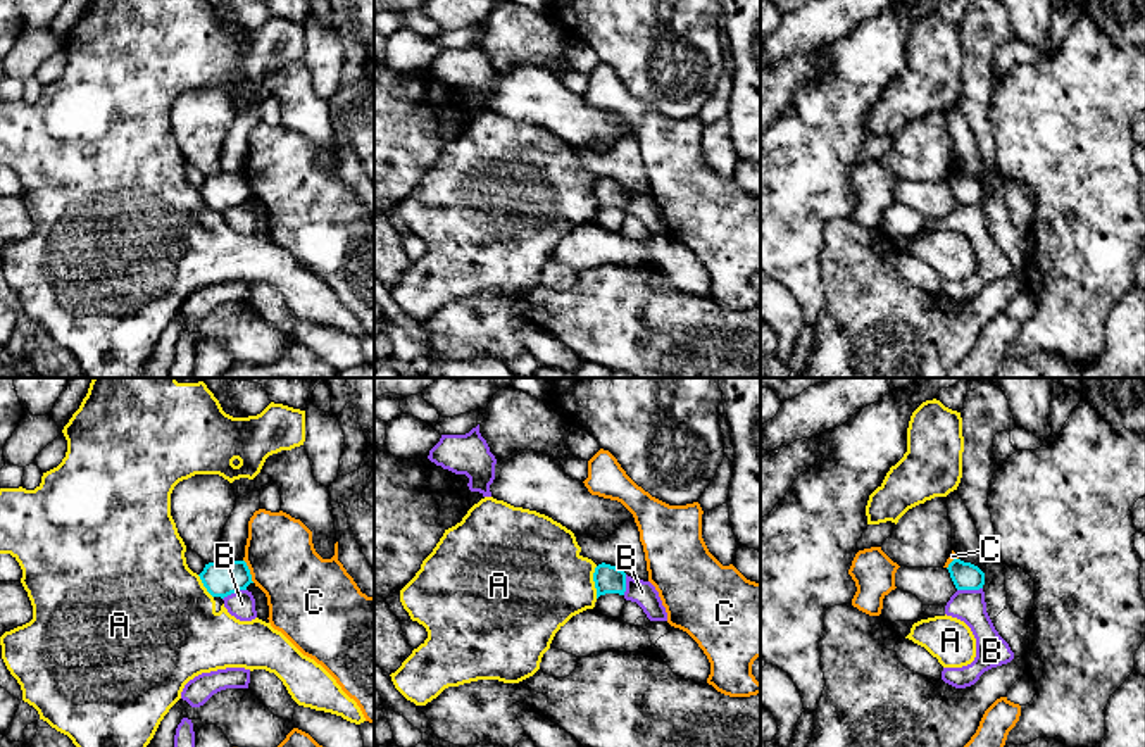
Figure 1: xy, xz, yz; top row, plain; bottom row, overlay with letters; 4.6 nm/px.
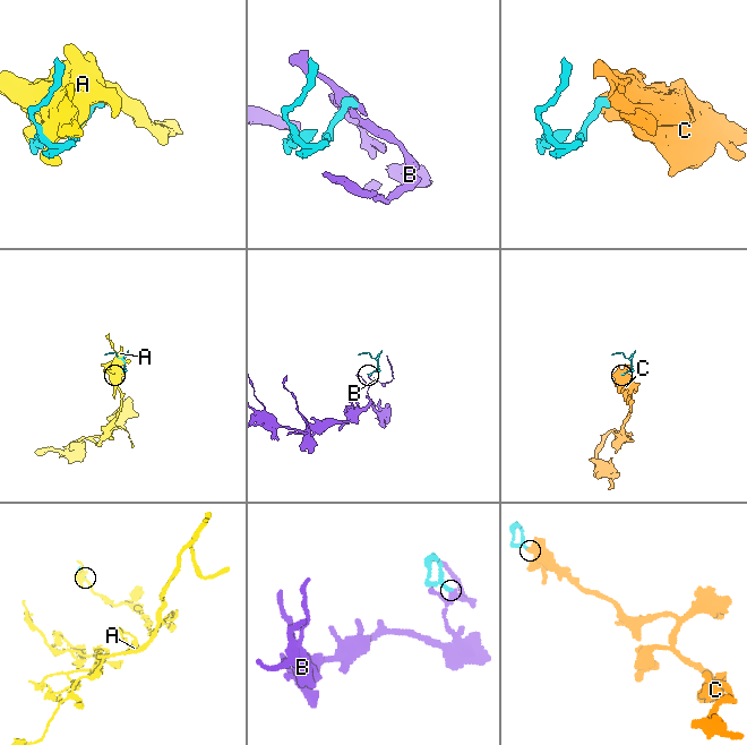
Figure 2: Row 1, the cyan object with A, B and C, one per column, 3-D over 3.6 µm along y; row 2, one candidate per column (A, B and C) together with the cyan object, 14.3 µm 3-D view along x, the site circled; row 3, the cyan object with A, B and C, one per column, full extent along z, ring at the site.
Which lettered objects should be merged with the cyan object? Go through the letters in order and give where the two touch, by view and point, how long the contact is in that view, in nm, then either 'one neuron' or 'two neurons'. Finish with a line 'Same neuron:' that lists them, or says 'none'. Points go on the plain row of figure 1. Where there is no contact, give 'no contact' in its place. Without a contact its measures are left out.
A: xz (594, 194) | 150 nm | two neurons
B: yz (969, 202) | 120 nm | two neurons
C: xy (249, 185) | 120 nm | two neurons
Same neuron: none

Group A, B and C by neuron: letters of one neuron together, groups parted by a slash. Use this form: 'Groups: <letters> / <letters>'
Groups: A / B / C

